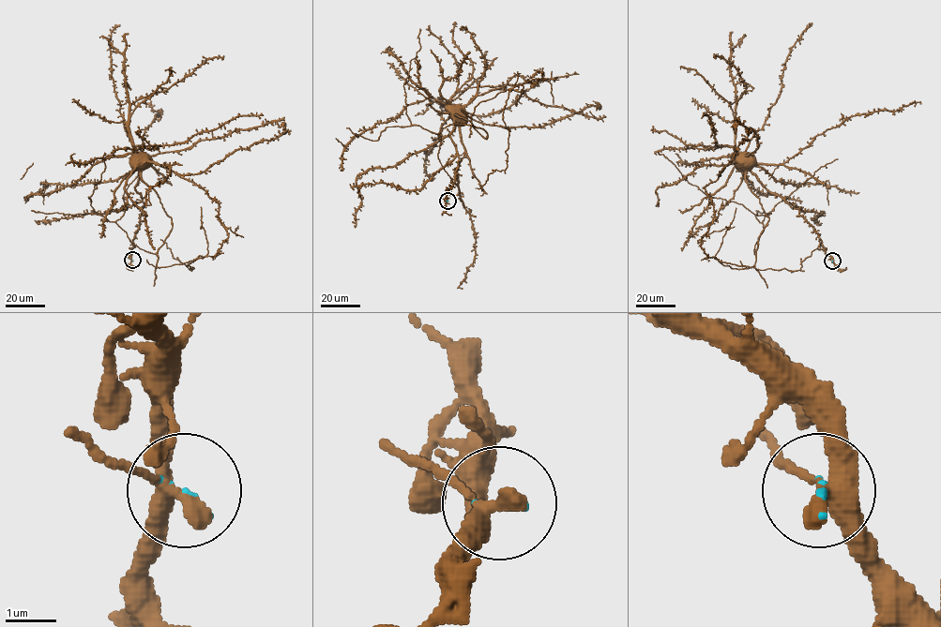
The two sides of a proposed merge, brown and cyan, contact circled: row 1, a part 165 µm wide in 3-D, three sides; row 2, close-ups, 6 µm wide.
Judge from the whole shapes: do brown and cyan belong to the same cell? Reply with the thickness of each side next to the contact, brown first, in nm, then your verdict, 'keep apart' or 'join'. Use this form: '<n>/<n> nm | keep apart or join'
360/70 nm | keep apart

